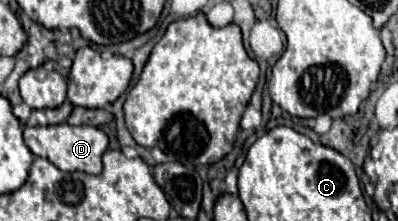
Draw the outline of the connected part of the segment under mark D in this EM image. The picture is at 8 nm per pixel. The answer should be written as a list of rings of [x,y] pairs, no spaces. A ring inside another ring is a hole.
[[[56,124],[56,126],[26,126],[24,128],[24,142],[34,156],[48,158],[60,170],[80,170],[86,174],[100,174],[102,172],[102,154],[108,148],[108,136],[104,130],[96,126],[70,126],[70,124]]]

